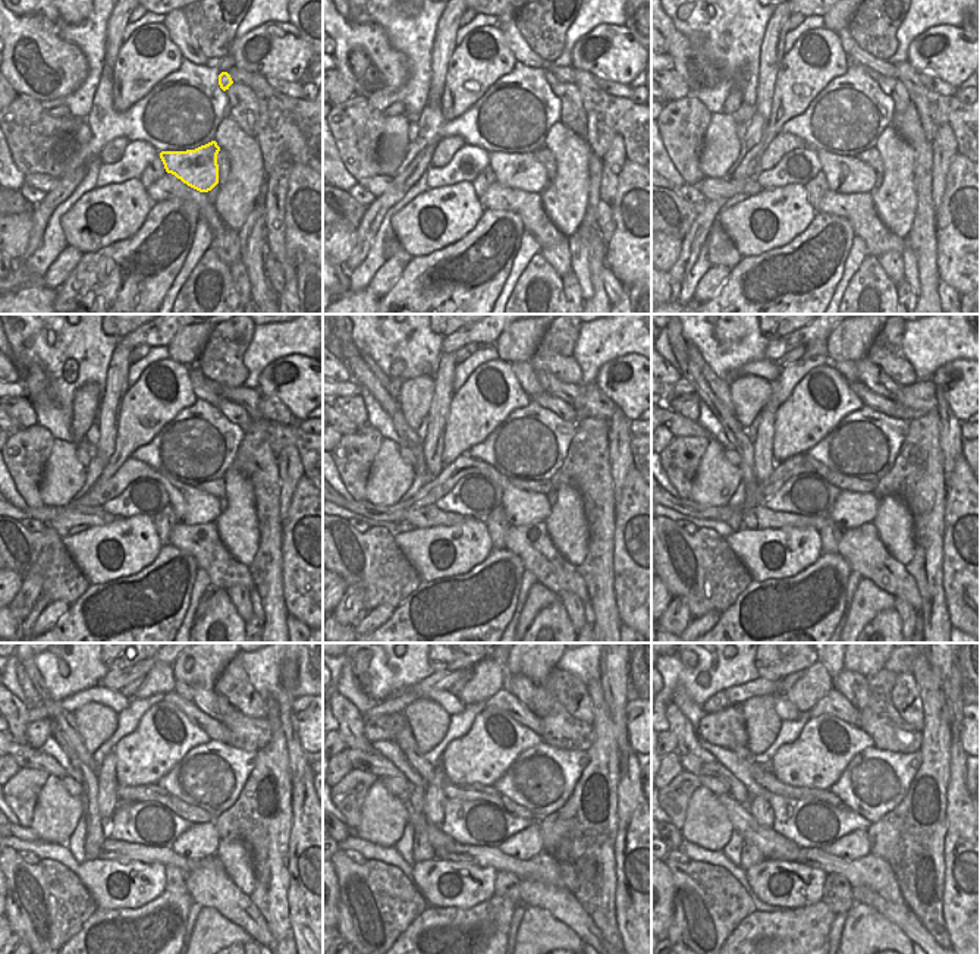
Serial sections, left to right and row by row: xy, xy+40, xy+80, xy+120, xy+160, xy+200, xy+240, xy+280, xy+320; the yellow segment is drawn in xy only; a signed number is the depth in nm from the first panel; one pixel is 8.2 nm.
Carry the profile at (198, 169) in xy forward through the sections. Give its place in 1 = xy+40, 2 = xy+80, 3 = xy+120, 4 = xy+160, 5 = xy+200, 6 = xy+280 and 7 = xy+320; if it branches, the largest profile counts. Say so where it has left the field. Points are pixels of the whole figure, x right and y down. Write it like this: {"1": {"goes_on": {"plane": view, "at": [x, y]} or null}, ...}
{"1": {"goes_on": {"plane": "xy+40", "at": [524, 172]}}, "2": {"goes_on": {"plane": "xy+80", "at": [847, 175]}}, "3": {"goes_on": {"plane": "xy+120", "at": [192, 507]}}, "4": {"goes_on": {"plane": "xy+160", "at": [521, 507]}}, "5": {"goes_on": {"plane": "xy+200", "at": [851, 510]}}, "6": {"goes_on": {"plane": "xy+280", "at": [525, 844]}}, "7": {"goes_on": {"plane": "xy+320", "at": [854, 846]}}}

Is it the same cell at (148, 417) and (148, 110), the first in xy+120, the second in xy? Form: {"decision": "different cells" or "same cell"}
{"decision": "different cells"}

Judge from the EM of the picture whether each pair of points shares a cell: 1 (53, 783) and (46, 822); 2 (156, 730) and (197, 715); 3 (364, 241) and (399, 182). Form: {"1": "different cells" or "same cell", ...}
{"1": "same cell", "2": "different cells", "3": "same cell"}

